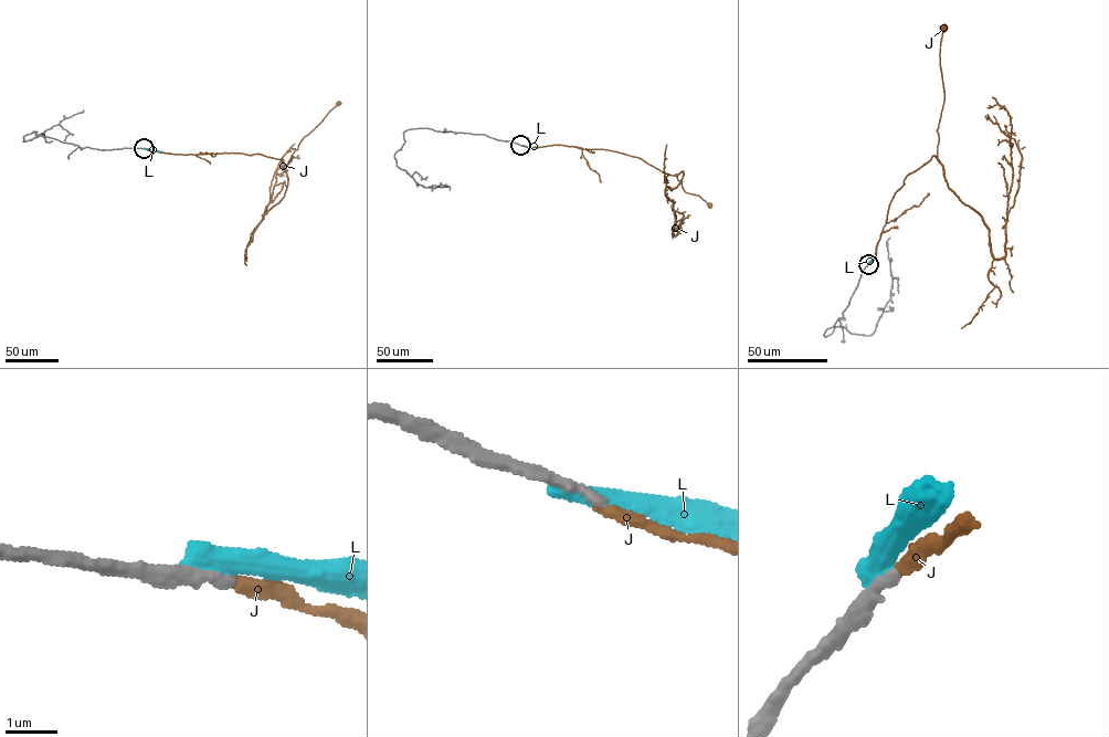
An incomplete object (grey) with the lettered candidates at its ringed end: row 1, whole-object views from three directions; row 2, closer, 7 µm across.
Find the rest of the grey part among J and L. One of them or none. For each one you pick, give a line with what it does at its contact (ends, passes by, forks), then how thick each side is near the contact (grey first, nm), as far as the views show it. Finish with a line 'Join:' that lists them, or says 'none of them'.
J: it ends there; 190 nm thick on the grey side, 240 nm on the other
Join: J

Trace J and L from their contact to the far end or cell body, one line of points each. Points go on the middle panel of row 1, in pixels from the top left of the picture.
J: (520, 145), (564, 145), (639, 157), (663, 172), (675, 175), (684, 190), (698, 196), (709, 204)
L: (520, 145), (540, 147)

